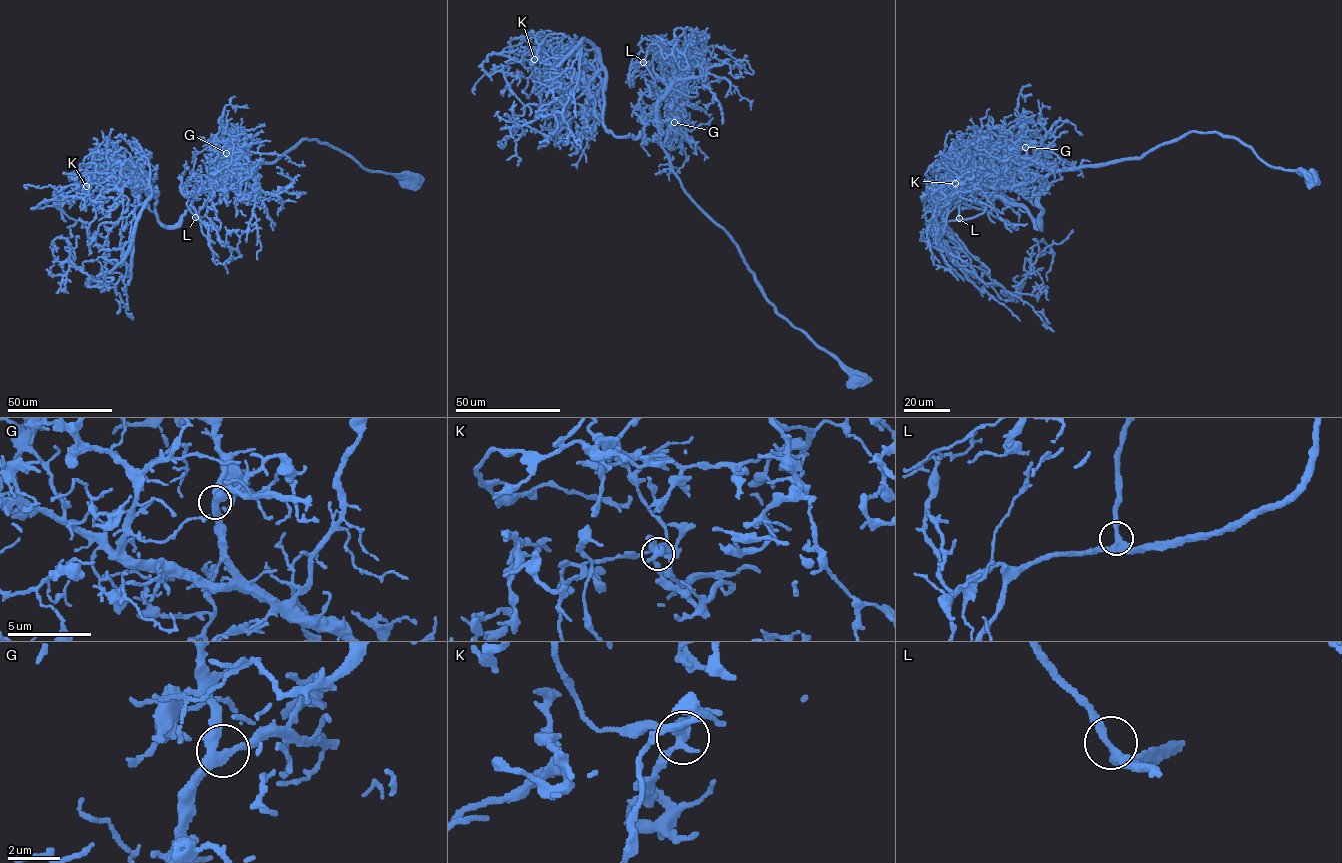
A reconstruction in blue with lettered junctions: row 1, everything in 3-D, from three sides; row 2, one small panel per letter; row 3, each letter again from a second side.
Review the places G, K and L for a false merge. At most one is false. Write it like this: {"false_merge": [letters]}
{"false_merge": []}

